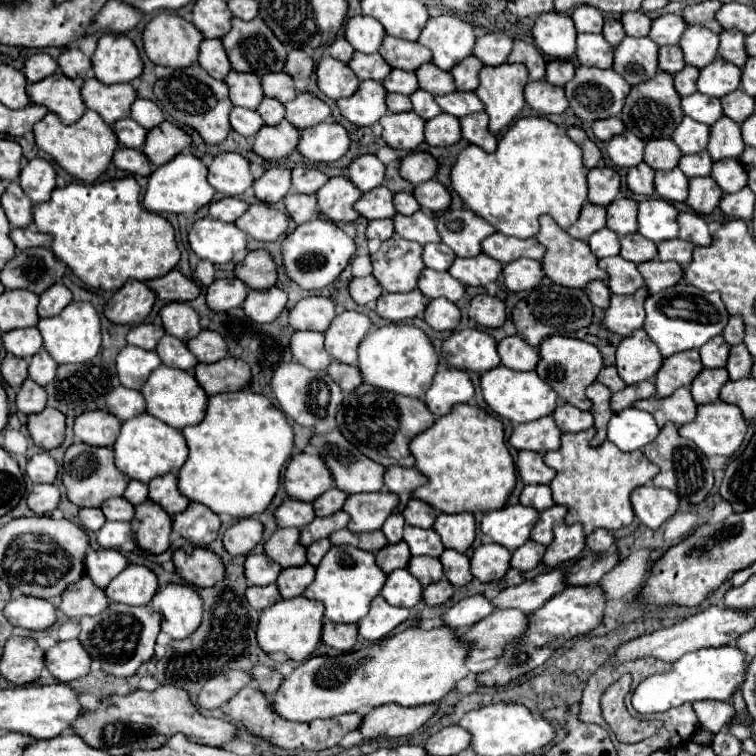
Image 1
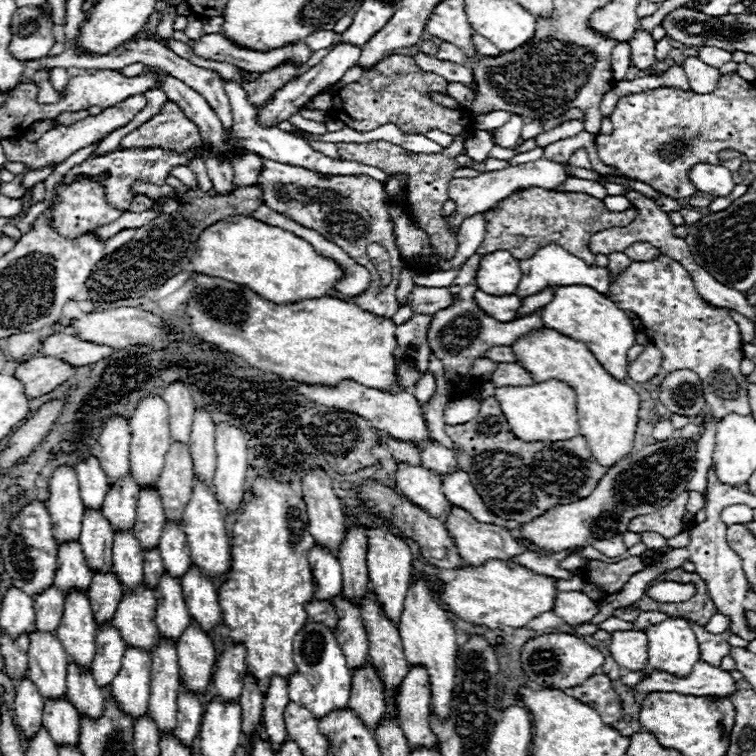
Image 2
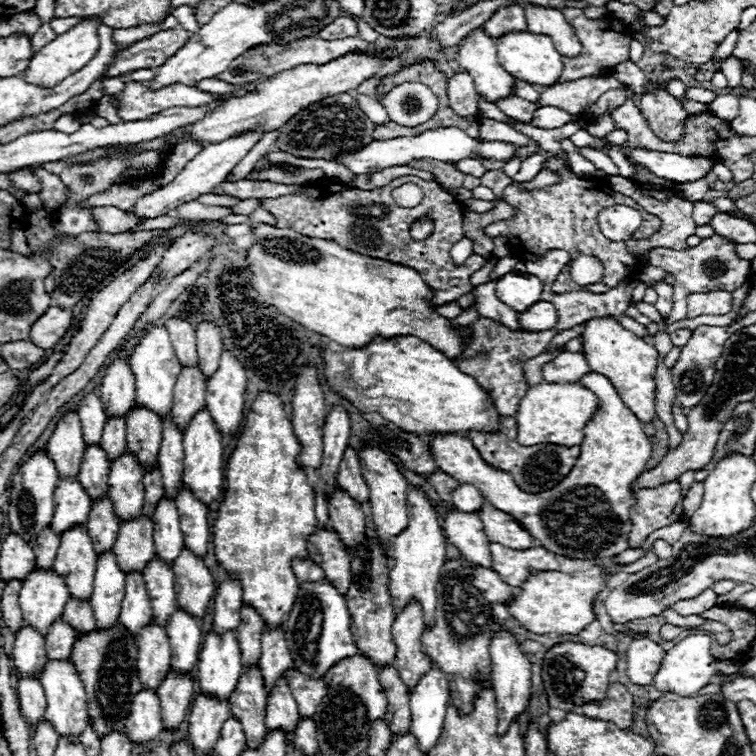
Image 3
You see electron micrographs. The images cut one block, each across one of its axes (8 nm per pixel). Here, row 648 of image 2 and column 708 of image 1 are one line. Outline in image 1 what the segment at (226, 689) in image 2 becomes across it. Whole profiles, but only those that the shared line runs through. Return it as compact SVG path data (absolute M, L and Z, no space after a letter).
M680 212L678 224L680 224L680 238L682 240L688 240L688 242L692 242L696 246L712 244L708 224L704 222L704 218L700 214L696 214L696 212Z

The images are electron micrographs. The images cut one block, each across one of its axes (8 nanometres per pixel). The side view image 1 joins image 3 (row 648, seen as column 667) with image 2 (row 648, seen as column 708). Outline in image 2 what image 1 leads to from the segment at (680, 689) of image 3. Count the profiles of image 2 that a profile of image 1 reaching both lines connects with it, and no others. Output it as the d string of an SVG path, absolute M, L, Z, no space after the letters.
M670 616L660 624L650 624L644 632L648 636L648 664L652 668L662 668L664 672L672 672L674 676L688 676L696 660L700 660L698 640L684 618Z

